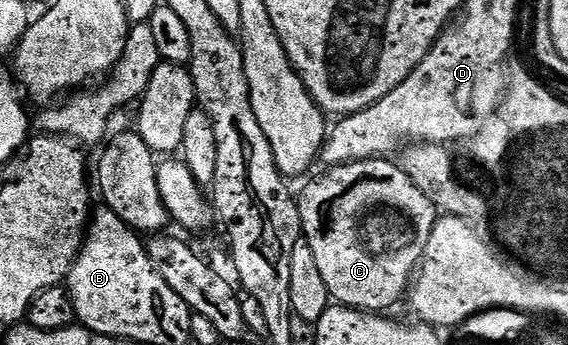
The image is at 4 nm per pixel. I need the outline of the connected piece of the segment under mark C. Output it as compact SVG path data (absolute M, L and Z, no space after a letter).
M369 157L366 161L331 165L322 171L326 173L308 182L296 197L303 238L312 247L316 268L331 298L349 309L376 314L390 311L401 297L403 300L407 296L436 220L436 210L428 195L408 179L405 168L397 169L390 161L393 160Z

